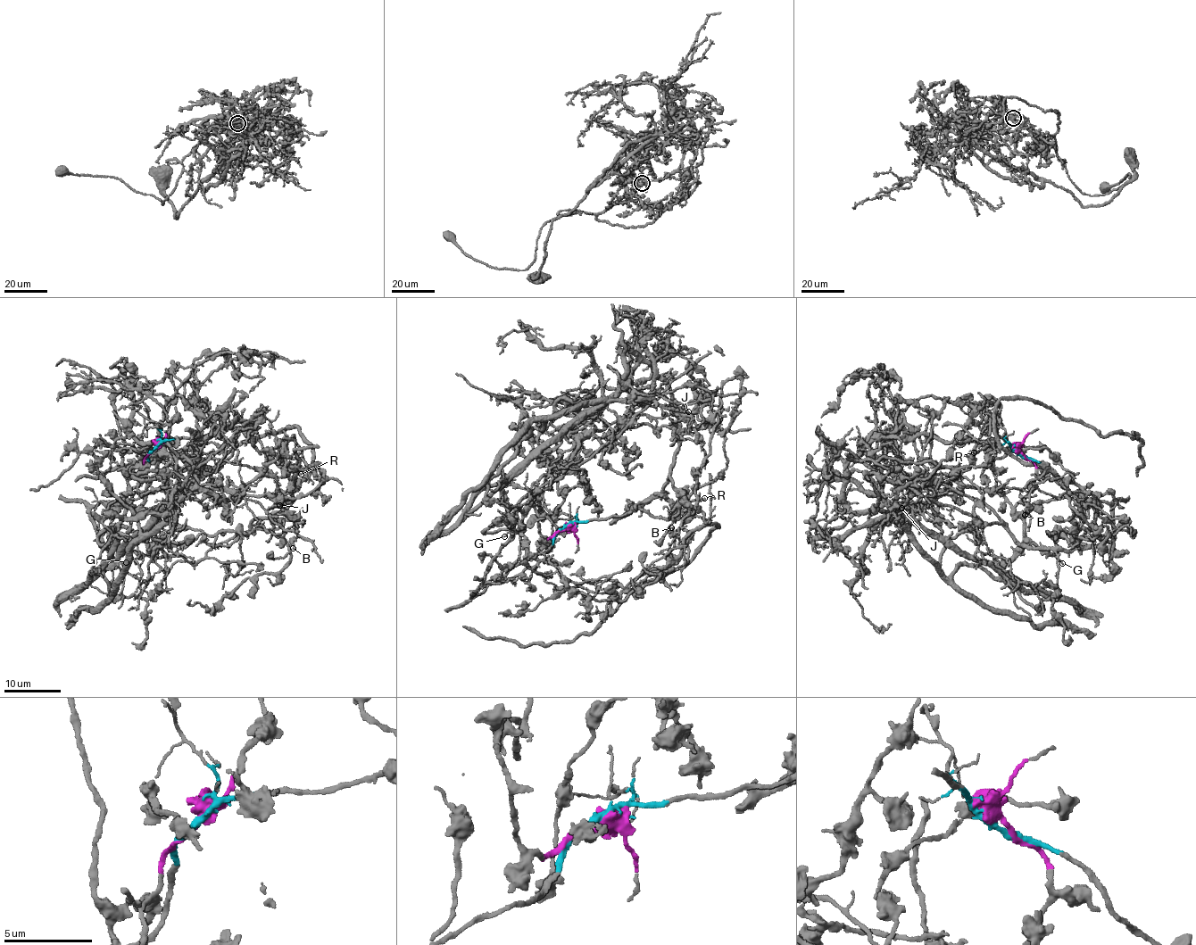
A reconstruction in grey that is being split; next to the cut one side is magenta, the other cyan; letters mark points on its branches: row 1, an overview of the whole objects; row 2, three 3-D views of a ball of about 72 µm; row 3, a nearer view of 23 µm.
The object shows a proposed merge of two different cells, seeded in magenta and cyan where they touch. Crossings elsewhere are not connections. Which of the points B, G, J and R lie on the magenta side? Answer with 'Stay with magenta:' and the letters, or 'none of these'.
Stay with magenta: J

